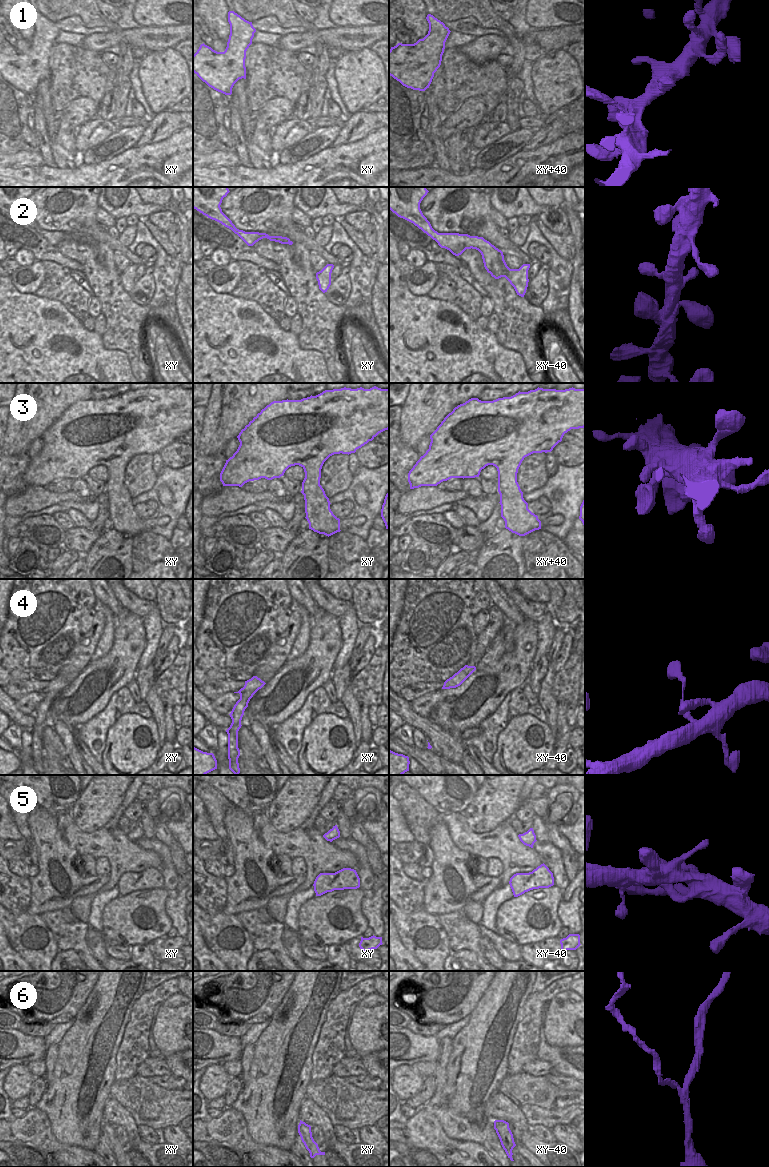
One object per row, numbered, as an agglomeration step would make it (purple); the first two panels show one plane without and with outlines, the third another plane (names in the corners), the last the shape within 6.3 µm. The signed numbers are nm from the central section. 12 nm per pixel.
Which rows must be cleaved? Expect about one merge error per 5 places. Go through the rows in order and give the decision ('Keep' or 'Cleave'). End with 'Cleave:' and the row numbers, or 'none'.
1: Keep
2: Keep
3: Keep
4: Keep
5: Keep
6: Cleave
Cleave: 6.

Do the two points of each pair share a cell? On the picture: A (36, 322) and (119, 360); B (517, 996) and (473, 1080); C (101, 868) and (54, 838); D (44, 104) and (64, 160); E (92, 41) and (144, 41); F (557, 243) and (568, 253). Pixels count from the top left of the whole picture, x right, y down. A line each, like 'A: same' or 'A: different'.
A: same
B: same
C: different
D: same
E: same
F: same

